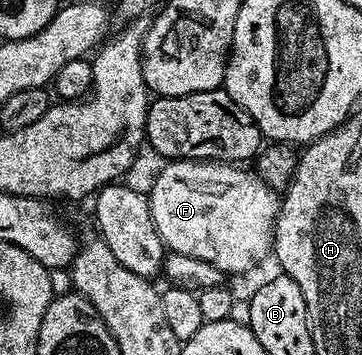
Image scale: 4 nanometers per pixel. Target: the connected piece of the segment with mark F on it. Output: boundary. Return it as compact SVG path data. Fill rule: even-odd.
M173 160L165 164L158 172L153 187L147 190L147 197L151 220L170 251L205 260L219 268L225 276L245 274L252 266L259 265L265 257L270 257L273 230L277 226L279 194L252 169L245 169L249 168L241 164L200 160Z

